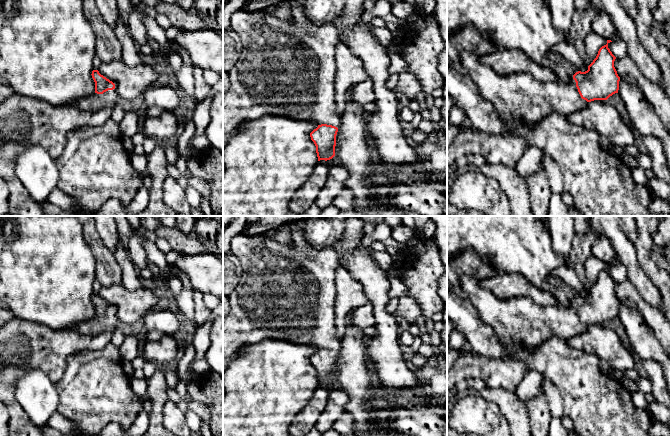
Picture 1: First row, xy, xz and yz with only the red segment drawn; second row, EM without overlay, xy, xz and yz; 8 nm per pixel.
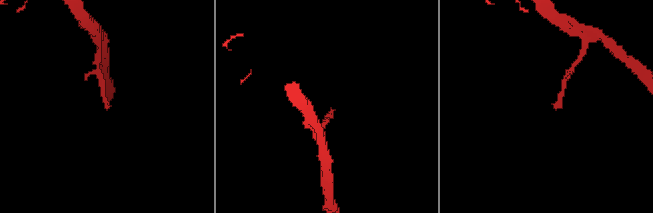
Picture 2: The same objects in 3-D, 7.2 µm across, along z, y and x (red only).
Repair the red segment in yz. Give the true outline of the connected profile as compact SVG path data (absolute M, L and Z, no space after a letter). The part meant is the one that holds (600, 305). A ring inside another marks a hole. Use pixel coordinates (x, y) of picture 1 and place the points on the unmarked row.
M607 264L607 268L599 273L587 295L578 295L573 299L575 305L571 307L558 302L542 306L524 296L502 300L483 289L479 281L465 275L459 276L459 285L466 293L467 299L477 309L481 320L495 331L501 345L510 353L514 353L517 350L535 350L551 336L568 340L584 332L588 326L607 324L618 317L620 301L614 291L616 281L608 272L610 266L612 265Z

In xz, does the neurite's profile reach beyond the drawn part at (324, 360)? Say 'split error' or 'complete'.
split error

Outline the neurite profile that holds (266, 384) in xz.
M272 337L254 344L244 344L241 351L232 357L228 367L223 371L223 436L289 436L289 427L293 423L294 417L305 408L313 396L313 392L319 387L316 370L310 361L310 357L317 351L317 347L312 345Z

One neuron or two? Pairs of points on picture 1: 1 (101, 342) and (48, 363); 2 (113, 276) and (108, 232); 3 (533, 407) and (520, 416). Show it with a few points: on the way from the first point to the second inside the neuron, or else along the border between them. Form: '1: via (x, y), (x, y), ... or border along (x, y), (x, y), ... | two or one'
1: via (88, 342), (69, 342), (61, 350) | one
2: border along (97, 230), (101, 242), (112, 253) | two
3: border along (523, 402), (530, 425) | two

